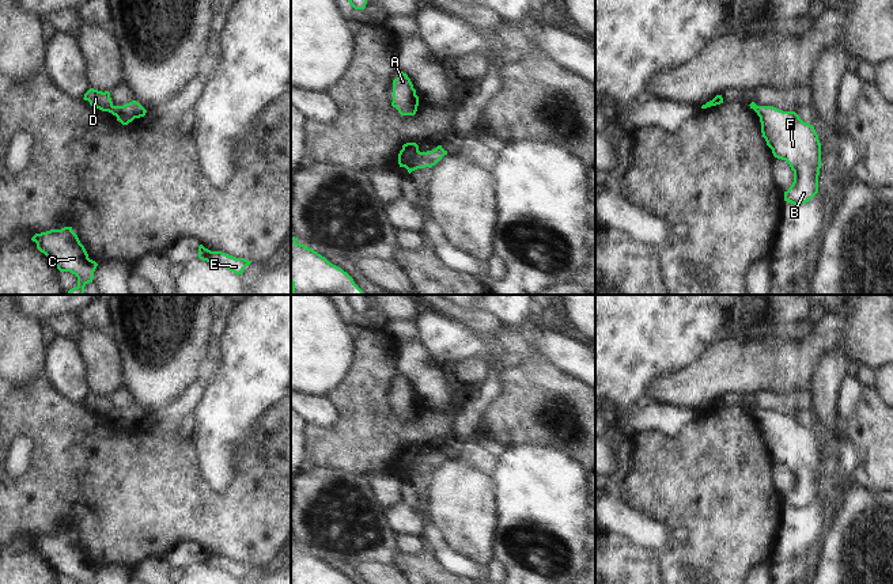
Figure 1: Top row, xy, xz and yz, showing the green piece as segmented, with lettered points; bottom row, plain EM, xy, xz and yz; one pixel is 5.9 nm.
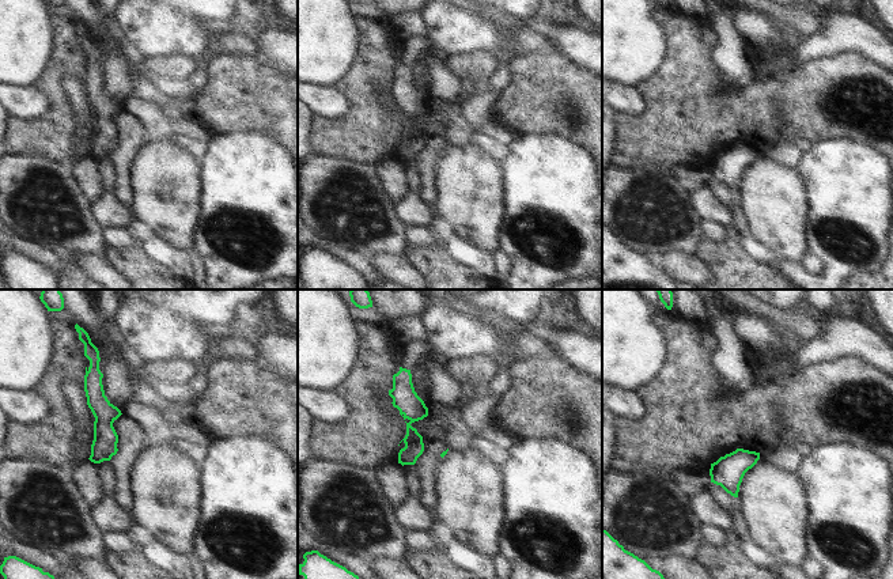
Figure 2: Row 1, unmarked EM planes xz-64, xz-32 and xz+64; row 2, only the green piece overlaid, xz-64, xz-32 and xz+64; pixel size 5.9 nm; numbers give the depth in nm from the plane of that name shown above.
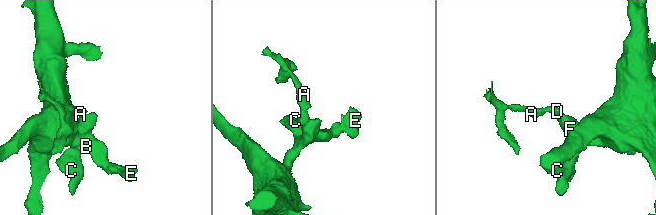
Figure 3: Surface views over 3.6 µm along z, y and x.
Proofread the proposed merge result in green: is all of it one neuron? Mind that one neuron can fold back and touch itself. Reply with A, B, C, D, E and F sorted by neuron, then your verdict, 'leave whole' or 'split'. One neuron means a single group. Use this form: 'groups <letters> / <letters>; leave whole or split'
groups A D / B C E F; split

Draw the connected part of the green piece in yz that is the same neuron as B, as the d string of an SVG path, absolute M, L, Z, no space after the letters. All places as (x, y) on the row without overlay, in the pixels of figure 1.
M756 410L760 421L761 437L775 462L786 464L794 475L794 486L784 496L784 505L794 509L809 507L818 497L821 473L821 448L813 429L803 426L795 416L783 416L773 410Z

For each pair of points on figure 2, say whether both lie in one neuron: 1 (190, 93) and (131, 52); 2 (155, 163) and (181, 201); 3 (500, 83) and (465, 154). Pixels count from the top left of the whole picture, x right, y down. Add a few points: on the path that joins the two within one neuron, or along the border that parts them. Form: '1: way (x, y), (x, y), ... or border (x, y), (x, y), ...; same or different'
1: way (174, 89), (162, 84), (142, 68); same
2: way (162, 173), (165, 185), (171, 192); same
3: border (472, 139), (449, 146); different

